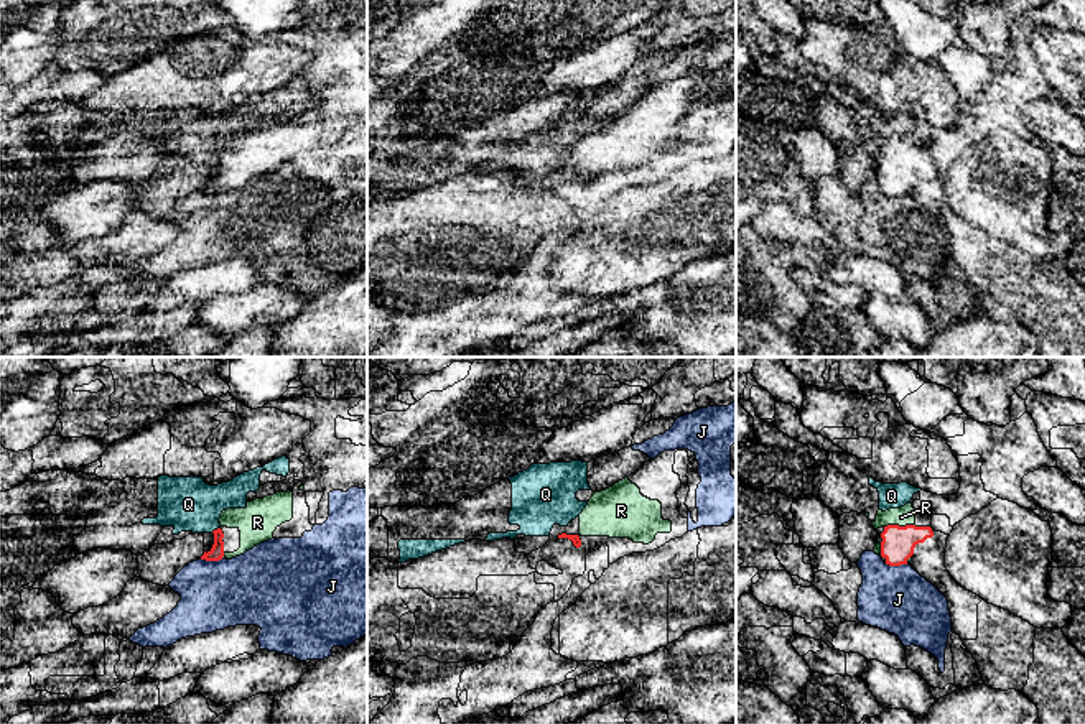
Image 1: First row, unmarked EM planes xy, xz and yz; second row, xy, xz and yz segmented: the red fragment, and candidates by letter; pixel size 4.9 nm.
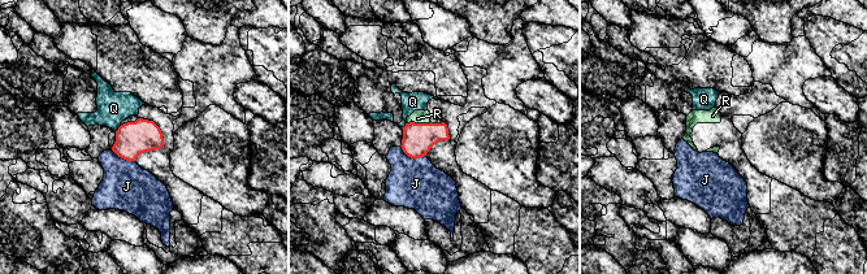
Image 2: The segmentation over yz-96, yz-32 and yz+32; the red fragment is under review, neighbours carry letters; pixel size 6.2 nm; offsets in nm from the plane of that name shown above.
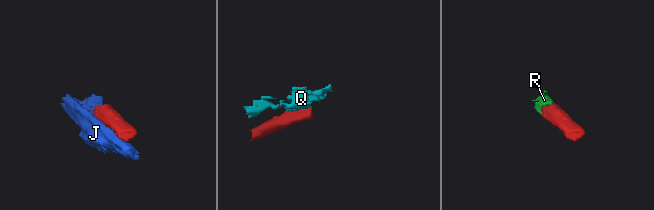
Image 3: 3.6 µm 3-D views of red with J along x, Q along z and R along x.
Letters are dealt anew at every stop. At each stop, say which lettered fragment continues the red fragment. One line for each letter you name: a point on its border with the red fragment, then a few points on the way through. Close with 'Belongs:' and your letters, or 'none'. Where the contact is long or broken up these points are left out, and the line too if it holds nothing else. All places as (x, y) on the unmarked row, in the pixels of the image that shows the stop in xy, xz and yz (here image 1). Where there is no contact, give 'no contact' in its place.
R: yz (898, 157)
Belongs: R

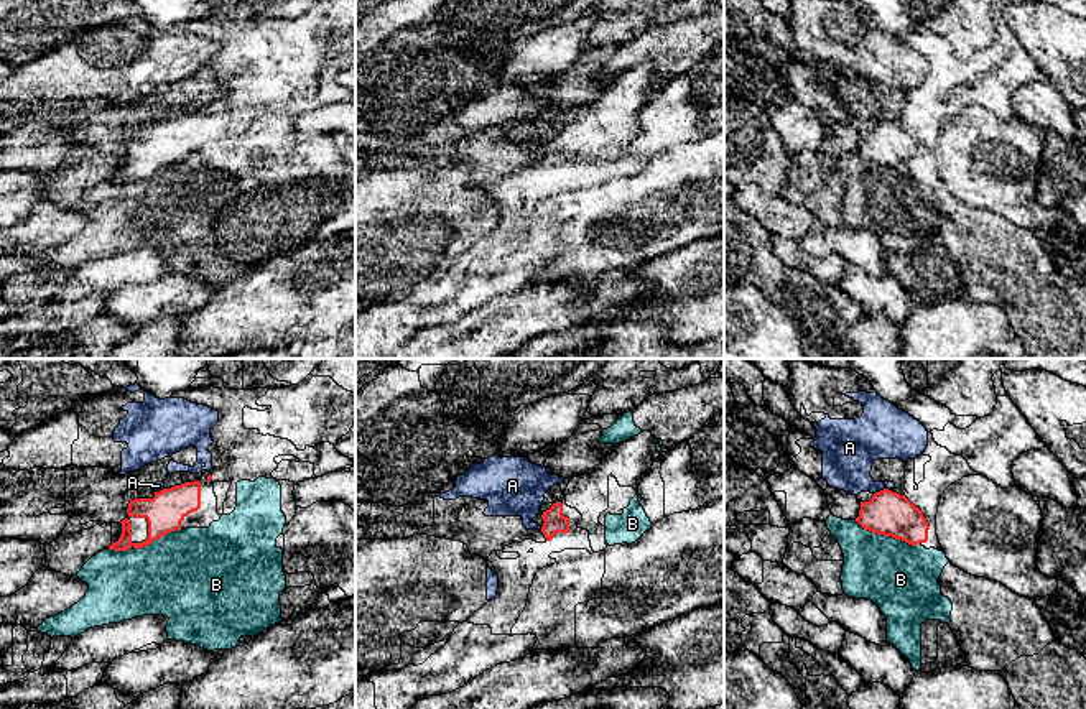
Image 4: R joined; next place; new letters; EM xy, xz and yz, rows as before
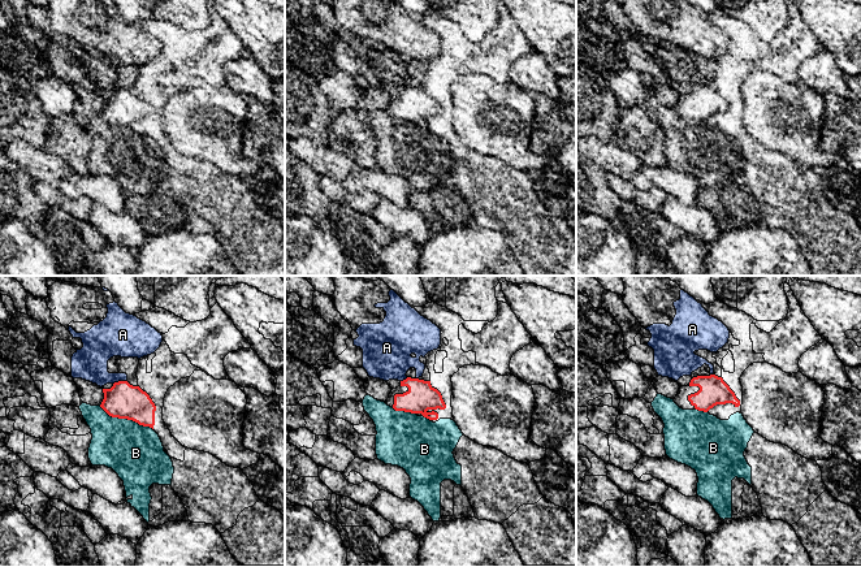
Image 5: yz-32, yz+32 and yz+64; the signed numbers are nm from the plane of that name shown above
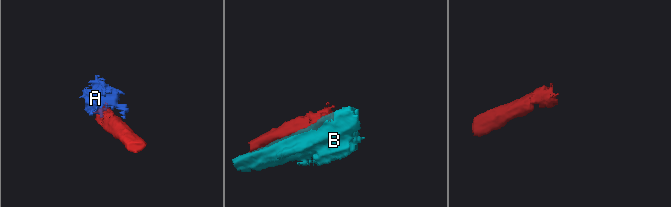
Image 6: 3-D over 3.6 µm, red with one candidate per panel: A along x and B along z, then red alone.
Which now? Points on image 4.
Belongs: none

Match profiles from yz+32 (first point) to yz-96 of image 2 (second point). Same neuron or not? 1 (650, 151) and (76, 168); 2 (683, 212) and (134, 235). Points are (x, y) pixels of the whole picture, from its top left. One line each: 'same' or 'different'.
1: same
2: same

